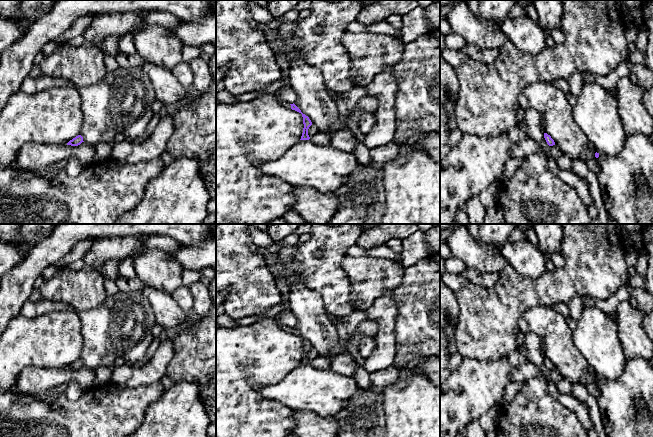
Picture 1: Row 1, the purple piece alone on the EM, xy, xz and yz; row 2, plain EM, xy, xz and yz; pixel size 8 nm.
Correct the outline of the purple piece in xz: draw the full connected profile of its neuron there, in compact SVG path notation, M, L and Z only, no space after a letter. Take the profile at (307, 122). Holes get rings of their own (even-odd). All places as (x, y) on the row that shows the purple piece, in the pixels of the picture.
M282 75L280 79L281 79L281 81L282 81L282 86L281 86L281 88L280 88L278 91L276 91L276 92L274 93L274 96L276 97L277 101L278 101L282 106L291 108L292 110L295 110L295 111L297 111L297 112L299 112L299 113L302 114L304 128L303 128L303 133L302 133L302 136L301 136L301 139L300 139L300 140L309 140L310 137L309 137L309 135L308 135L308 129L309 129L309 127L312 125L312 122L311 122L311 120L309 119L309 117L306 116L305 114L303 114L303 113L301 112L301 110L300 110L294 103L293 103L293 104L289 104L289 103L285 102L285 101L283 101L283 100L281 99L280 92L281 92L283 86L284 86L284 85L290 85L290 82L289 82L289 76L288 76L288 75Z

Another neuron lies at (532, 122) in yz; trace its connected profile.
M528 109L525 111L525 118L522 122L530 138L540 144L541 150L547 157L548 168L551 173L573 187L588 209L593 203L588 183L572 170L560 170L557 167L556 159L551 155L551 146L545 142L541 114L534 109Z

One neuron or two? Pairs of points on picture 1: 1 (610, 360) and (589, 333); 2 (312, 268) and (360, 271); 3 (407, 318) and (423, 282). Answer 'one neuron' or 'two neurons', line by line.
1: one neuron
2: two neurons
3: one neuron

